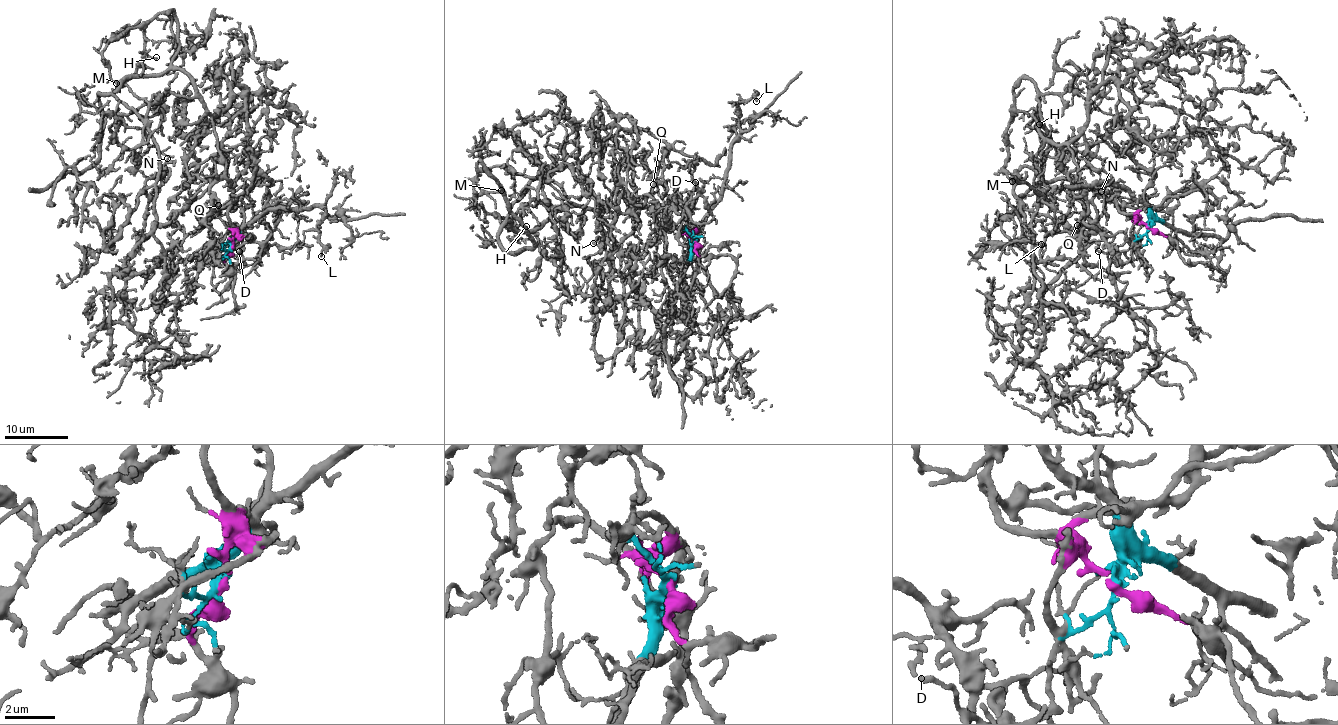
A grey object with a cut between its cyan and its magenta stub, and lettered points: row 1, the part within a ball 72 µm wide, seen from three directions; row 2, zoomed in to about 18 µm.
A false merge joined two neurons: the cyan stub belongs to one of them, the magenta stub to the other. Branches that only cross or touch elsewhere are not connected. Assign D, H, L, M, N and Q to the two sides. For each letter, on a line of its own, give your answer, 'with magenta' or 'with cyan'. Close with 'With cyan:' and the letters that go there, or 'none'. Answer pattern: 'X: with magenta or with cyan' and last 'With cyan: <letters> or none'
D: with magenta
H: with magenta
L: with cyan
M: with magenta
N: with magenta
Q: with magenta
With cyan: L

